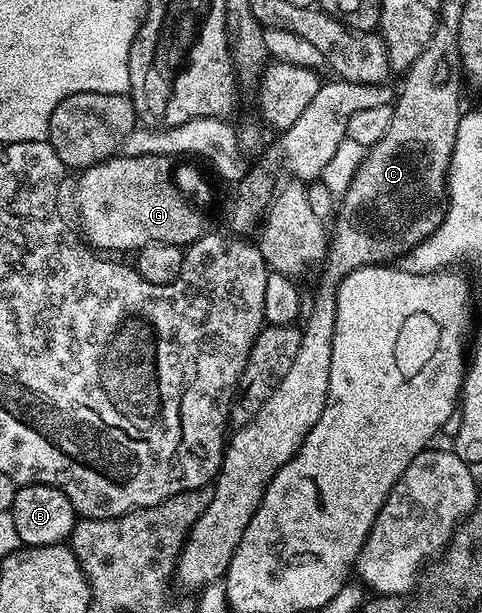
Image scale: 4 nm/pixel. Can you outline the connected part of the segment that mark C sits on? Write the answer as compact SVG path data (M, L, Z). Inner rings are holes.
M439 17L436 18L436 27L433 28L431 36L428 37L426 43L421 47L418 58L412 60L412 64L403 73L404 85L400 88L400 97L397 98L396 104L397 108L394 108L392 112L392 121L388 124L388 131L382 134L382 139L384 139L384 144L379 144L380 148L373 146L376 152L367 149L367 153L372 156L372 160L364 157L360 165L364 167L364 172L358 172L360 176L354 174L353 178L356 179L356 184L350 182L349 186L352 188L352 192L346 190L343 194L342 199L339 201L338 206L340 206L344 212L340 211L337 207L334 212L334 216L340 219L340 236L336 236L336 244L331 241L327 241L326 244L326 255L322 261L322 269L324 268L324 277L320 280L320 289L316 292L316 301L312 304L312 309L308 312L308 321L302 324L302 334L301 334L301 345L298 346L297 356L293 360L293 365L290 366L290 370L287 371L286 376L281 378L281 382L274 389L273 393L270 394L269 398L256 412L251 413L250 419L252 420L249 424L244 424L236 433L231 433L230 439L227 441L226 447L224 449L224 458L220 461L220 471L216 473L214 477L214 485L216 484L216 489L210 492L208 496L208 505L204 507L203 512L200 513L200 517L193 522L191 528L188 529L187 536L184 537L183 544L180 545L180 550L178 555L174 560L174 580L181 584L184 588L196 588L195 590L203 589L205 586L213 583L217 578L223 577L224 573L228 571L228 564L232 560L233 554L236 553L236 543L240 540L241 533L244 532L244 527L247 526L248 520L255 511L257 505L260 504L260 497L263 495L264 489L269 480L272 479L274 475L281 466L289 460L289 458L294 455L296 449L299 448L301 440L304 439L305 432L309 432L314 426L314 422L322 414L324 409L324 399L328 397L328 371L330 370L330 350L332 349L332 331L334 330L334 318L336 317L336 285L339 284L342 277L344 277L347 272L353 272L356 268L361 268L367 264L384 264L385 262L395 261L398 257L401 257L406 251L415 247L422 239L432 234L435 230L439 221L441 219L440 214L436 210L436 203L441 203L442 197L446 192L446 175L448 163L450 162L451 152L453 150L453 142L455 138L455 131L457 129L457 124L462 115L462 107L460 108L460 84L462 85L461 77L458 73L461 71L460 67L460 51L458 50L458 24L448 24L448 20L442 20Z

